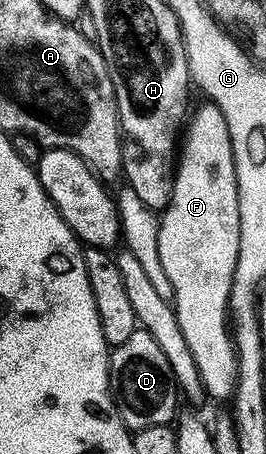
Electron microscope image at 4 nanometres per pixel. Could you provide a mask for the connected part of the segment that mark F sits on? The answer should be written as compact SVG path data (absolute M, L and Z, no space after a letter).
M213 104L205 105L199 108L195 118L193 115L185 123L180 138L170 204L161 211L158 223L160 264L172 282L174 313L178 315L180 332L184 332L184 340L188 340L188 348L196 360L207 395L211 399L230 400L234 397L234 386L238 382L238 354L234 350L232 330L228 325L228 311L240 244L240 200L228 124L224 124L220 108Z

